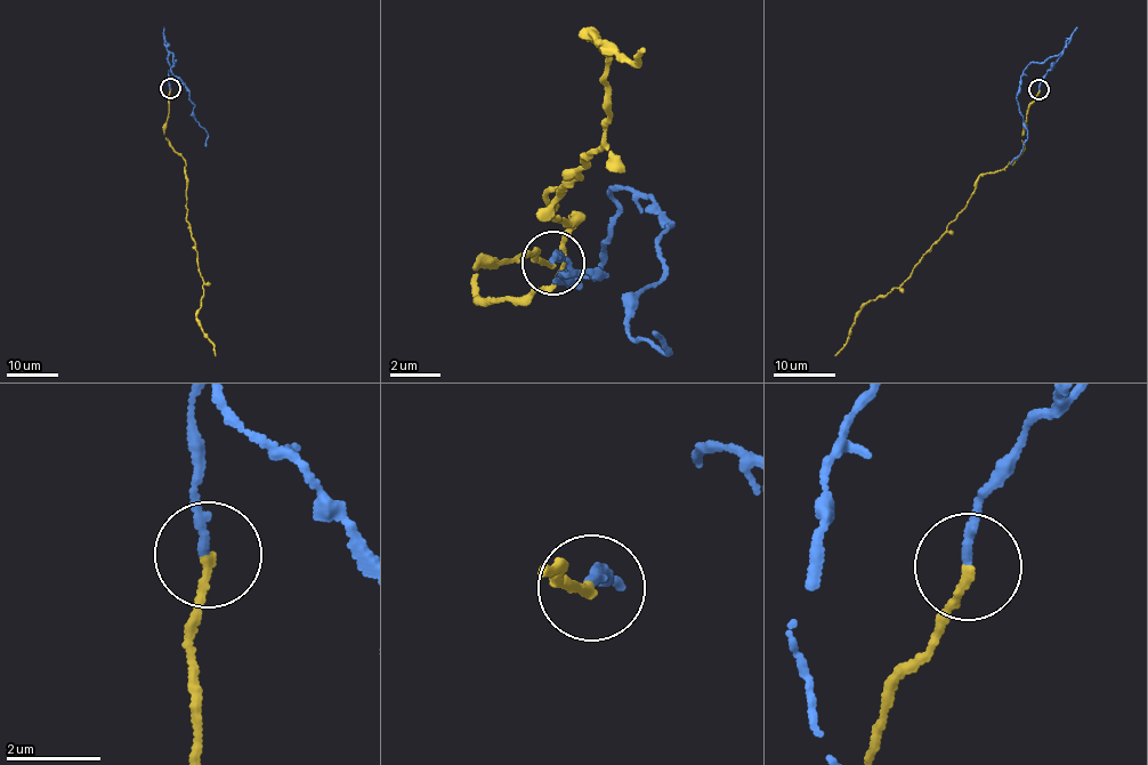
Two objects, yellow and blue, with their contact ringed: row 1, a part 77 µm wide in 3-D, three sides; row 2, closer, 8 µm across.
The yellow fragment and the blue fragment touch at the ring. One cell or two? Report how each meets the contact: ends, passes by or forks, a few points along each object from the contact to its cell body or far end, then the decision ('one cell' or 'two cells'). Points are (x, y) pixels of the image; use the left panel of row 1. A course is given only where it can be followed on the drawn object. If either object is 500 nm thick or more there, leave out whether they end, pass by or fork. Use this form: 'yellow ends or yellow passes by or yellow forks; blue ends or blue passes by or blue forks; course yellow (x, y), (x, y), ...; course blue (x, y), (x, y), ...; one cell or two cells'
yellow ends; blue ends; course yellow (170, 89), (164, 135), (186, 166), (185, 217), (203, 283), (197, 315), (216, 356); course blue (170, 89), (170, 54), (174, 65), (171, 69), (185, 86), (194, 105), (193, 115), (207, 135), (205, 146); two cells

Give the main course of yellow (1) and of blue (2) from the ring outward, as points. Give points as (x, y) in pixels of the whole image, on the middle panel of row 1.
1: (551, 262), (475, 266), (480, 304), (563, 262), (574, 217), (542, 200), (605, 142), (591, 34), (641, 54)
2: (551, 262), (600, 265), (611, 193), (637, 190), (669, 231), (635, 300), (633, 339), (667, 348), (655, 332)

